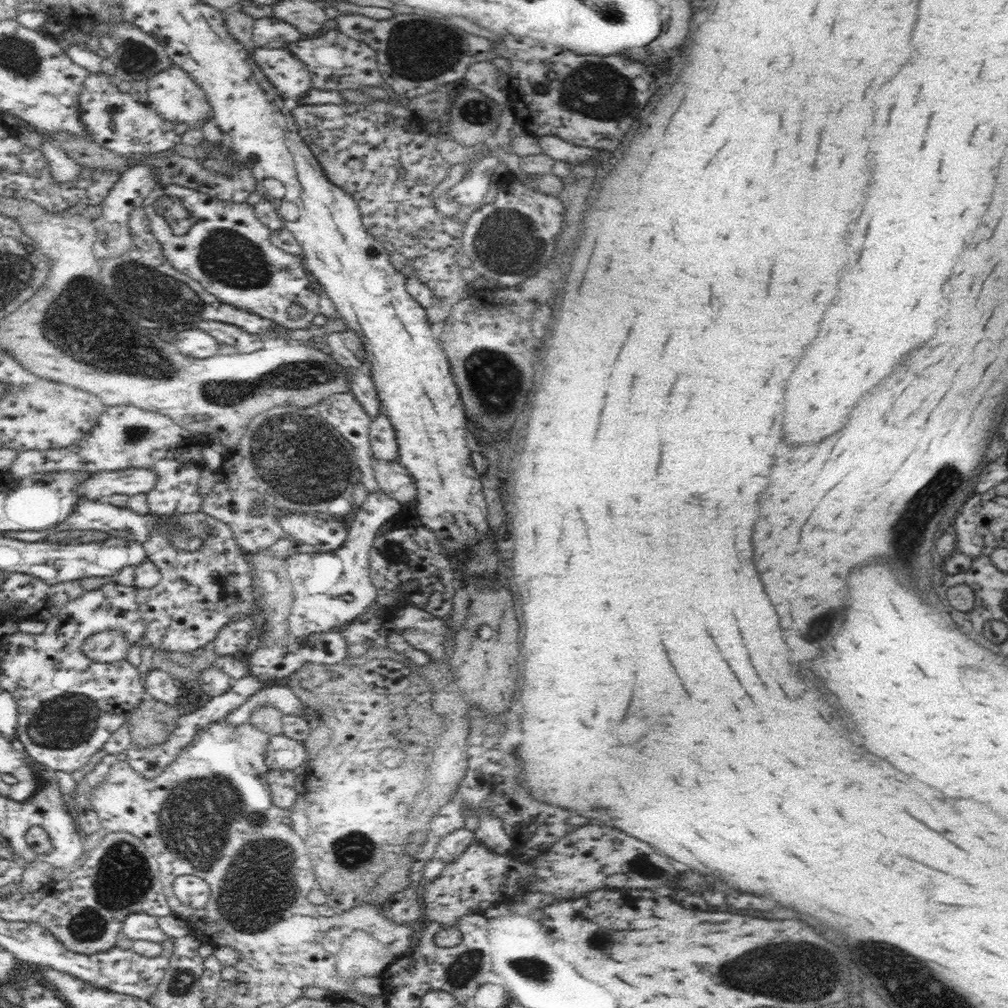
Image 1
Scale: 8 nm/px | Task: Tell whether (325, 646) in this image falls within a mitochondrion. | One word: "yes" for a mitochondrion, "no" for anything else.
no

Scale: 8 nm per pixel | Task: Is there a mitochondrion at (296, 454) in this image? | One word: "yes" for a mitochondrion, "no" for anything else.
yes

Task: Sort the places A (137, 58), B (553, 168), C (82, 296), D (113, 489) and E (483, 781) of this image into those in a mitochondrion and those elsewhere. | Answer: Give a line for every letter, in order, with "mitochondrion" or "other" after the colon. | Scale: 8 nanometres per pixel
A: mitochondrion
B: other
C: mitochondrion
D: other
E: other

